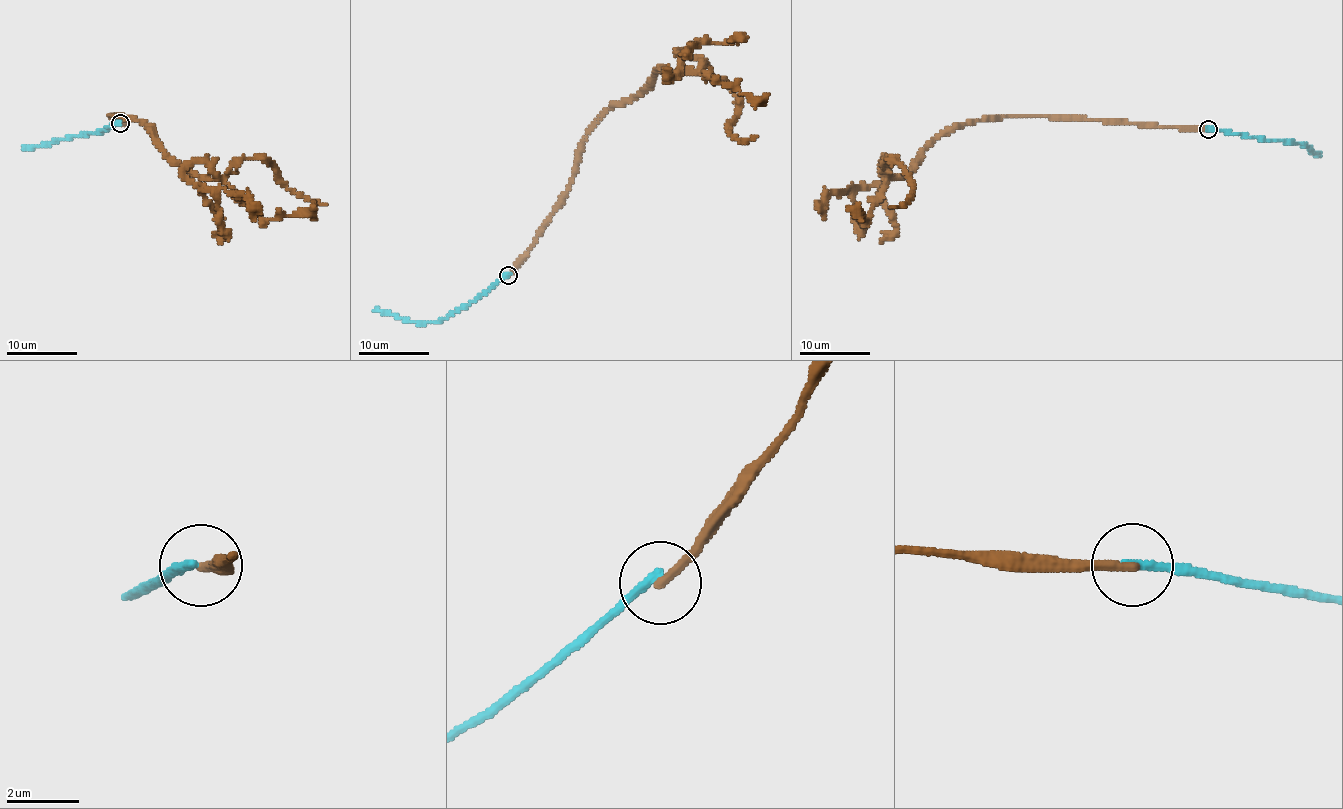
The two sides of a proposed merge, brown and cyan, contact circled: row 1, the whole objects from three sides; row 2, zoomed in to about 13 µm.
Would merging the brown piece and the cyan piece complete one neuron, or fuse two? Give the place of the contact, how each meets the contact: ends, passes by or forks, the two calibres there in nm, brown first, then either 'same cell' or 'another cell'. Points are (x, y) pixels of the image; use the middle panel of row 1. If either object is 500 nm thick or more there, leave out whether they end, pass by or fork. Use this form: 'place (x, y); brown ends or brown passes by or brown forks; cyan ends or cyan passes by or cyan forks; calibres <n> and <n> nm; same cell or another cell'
place (508, 275); brown ends; cyan ends; calibres 260 and 240 nm; another cell

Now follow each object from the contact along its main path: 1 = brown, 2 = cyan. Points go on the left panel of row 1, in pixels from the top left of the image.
1: (120, 123), (110, 116), (153, 126), (190, 171), (216, 179), (202, 161), (185, 175), (245, 195), (255, 220)
2: (120, 123), (23, 148)

